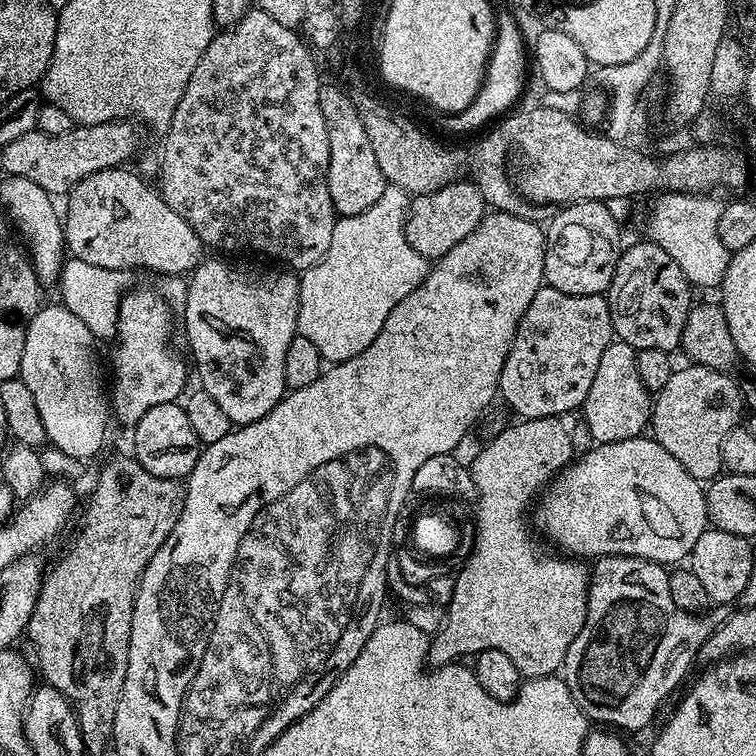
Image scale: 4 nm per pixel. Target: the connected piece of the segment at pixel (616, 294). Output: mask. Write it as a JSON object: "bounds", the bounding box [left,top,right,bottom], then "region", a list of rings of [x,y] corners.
{"bounds":[606,242,694,353],"region":[[[651,242],[632,244],[629,248],[627,245],[620,253],[612,285],[606,293],[612,315],[612,331],[637,350],[649,348],[675,353],[680,347],[688,309],[694,303],[691,294],[688,280],[682,270],[678,270],[678,262],[674,262],[662,246]]]}

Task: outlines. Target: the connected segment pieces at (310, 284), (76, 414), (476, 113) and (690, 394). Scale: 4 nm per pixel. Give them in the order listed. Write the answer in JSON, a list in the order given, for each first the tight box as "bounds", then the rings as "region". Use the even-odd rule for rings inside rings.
[{"bounds":[296,184,430,365],"region":[[[388,184],[382,198],[370,206],[370,210],[362,210],[362,214],[340,216],[334,226],[334,235],[330,238],[330,250],[312,268],[303,269],[300,276],[300,305],[296,319],[296,331],[307,338],[318,350],[320,357],[329,365],[341,364],[366,350],[374,338],[378,338],[378,330],[382,330],[382,322],[390,318],[390,310],[410,294],[426,278],[430,262],[410,242],[406,242],[404,223],[408,217],[410,196],[397,185]]]},{"bounds":[19,303,110,462],"region":[[[45,303],[40,307],[26,330],[26,350],[22,350],[19,379],[26,382],[34,398],[34,406],[38,406],[42,426],[48,435],[47,443],[62,450],[64,456],[88,462],[91,456],[99,454],[100,447],[104,444],[104,435],[108,432],[110,396],[106,391],[106,376],[105,373],[104,376],[100,373],[100,360],[96,357],[98,341],[90,334],[86,322],[82,322],[78,314],[70,314],[70,310],[63,303],[55,303]]]},{"bounds":[443,11,530,132],"region":[[[497,11],[494,19],[496,39],[492,42],[492,55],[489,56],[488,67],[484,70],[484,81],[480,84],[474,102],[470,102],[466,110],[443,117],[444,128],[448,132],[472,132],[483,124],[491,125],[521,103],[519,100],[524,92],[524,75],[530,72],[530,56],[526,51],[526,44],[524,48],[524,36],[520,33],[519,22],[510,13]]]},{"bounds":[650,363,745,482],"region":[[[693,363],[687,367],[677,367],[672,371],[670,378],[666,378],[666,386],[655,393],[650,436],[666,450],[666,454],[678,458],[681,472],[697,482],[711,482],[721,475],[724,468],[722,442],[726,442],[726,434],[741,423],[740,412],[745,411],[744,400],[740,384],[732,381],[729,373]]]}]

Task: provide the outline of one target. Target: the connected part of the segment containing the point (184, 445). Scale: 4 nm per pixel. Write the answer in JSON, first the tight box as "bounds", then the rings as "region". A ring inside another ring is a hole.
{"bounds":[132,403,202,481],"region":[[[183,403],[163,404],[146,410],[142,418],[134,425],[132,444],[136,460],[150,474],[158,478],[170,478],[183,481],[192,473],[202,451],[198,434],[194,434],[190,426],[190,418],[186,418]]]}

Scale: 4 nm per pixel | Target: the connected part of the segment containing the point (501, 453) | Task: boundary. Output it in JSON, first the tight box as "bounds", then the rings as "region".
{"bounds":[427,416,589,677],"region":[[[555,416],[521,419],[516,423],[520,424],[512,424],[502,429],[492,441],[488,440],[471,466],[476,487],[476,541],[472,543],[472,550],[467,553],[462,567],[455,573],[454,594],[452,601],[446,605],[448,617],[436,636],[434,632],[428,645],[427,663],[432,668],[440,668],[464,658],[460,656],[471,657],[493,648],[502,650],[502,654],[510,657],[510,662],[518,666],[521,677],[554,676],[563,669],[566,650],[570,650],[570,642],[578,638],[578,630],[582,630],[586,622],[589,565],[583,559],[569,558],[564,554],[547,556],[532,541],[534,532],[529,524],[534,501],[551,485],[559,472],[565,471],[573,463],[572,436],[564,425],[565,421]]]}

